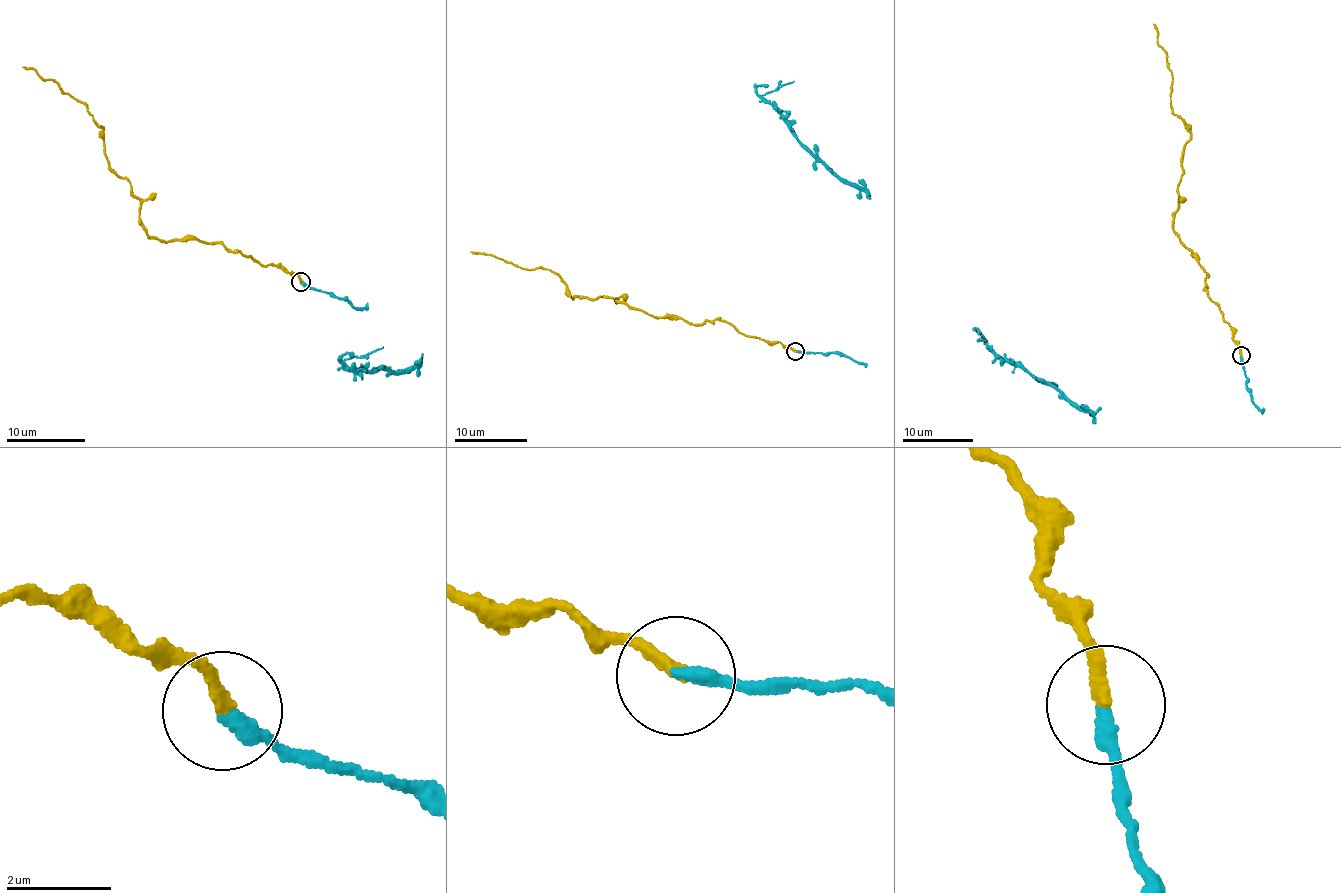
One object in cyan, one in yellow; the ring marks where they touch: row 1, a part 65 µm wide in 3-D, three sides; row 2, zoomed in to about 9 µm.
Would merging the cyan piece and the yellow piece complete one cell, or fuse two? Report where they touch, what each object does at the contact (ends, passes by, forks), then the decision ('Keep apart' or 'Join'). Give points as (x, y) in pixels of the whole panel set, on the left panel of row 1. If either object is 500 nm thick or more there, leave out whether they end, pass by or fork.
Place: (300, 281). At the ring cyan ends. At the ring yellow ends. Join

